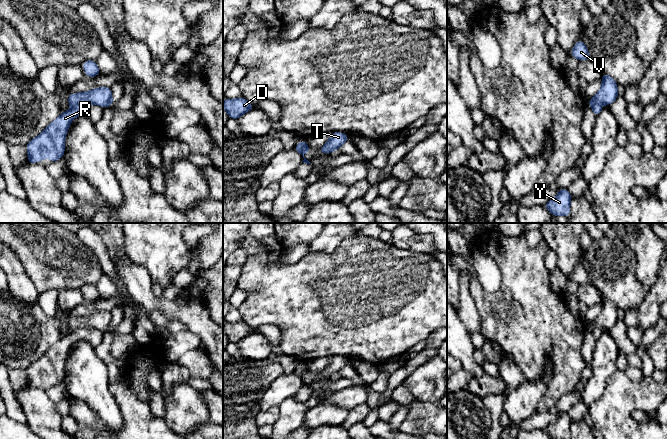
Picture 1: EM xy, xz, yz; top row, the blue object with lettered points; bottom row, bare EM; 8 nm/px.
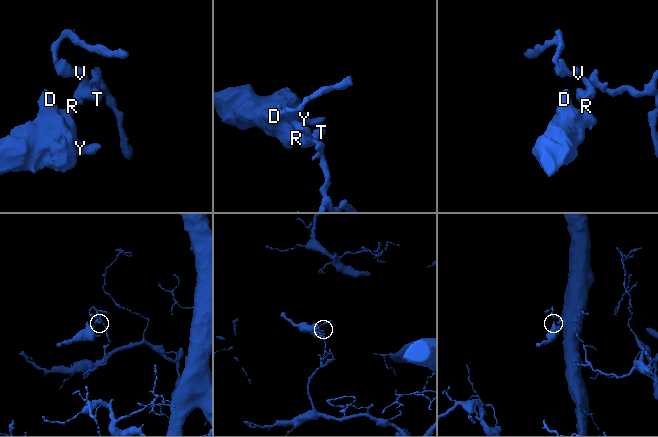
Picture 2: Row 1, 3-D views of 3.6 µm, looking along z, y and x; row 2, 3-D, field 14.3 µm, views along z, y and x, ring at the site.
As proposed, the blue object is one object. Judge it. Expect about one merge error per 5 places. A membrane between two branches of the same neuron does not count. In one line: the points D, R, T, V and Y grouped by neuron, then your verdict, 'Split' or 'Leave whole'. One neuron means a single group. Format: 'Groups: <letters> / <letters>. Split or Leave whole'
Groups: D R Y / T V. Split

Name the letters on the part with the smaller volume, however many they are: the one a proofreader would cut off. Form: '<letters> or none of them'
D, R, Y

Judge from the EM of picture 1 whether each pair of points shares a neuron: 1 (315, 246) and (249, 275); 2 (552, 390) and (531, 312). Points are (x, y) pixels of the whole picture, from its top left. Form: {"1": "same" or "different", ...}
{"1": "different", "2": "same"}

